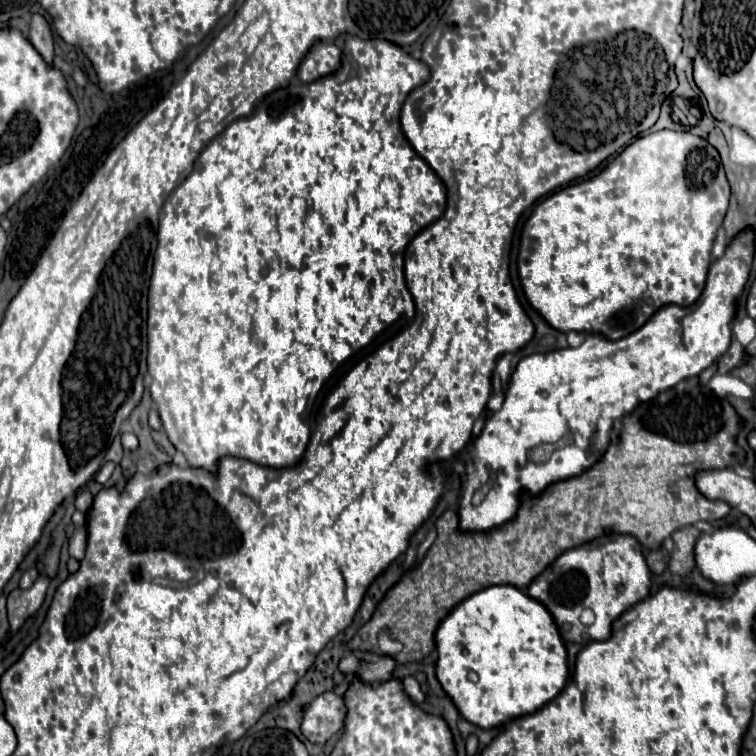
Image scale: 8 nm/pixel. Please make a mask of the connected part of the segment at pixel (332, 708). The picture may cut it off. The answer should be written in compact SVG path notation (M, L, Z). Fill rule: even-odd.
M334 692L320 694L306 710L302 720L302 732L310 742L326 744L330 736L334 736L346 718L344 698Z

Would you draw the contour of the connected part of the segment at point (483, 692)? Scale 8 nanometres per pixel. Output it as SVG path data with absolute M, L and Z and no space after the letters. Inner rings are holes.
M496 584L462 600L462 604L458 604L458 608L452 608L446 620L440 622L434 640L438 650L438 682L452 698L460 714L480 728L496 728L510 722L512 718L524 716L526 712L536 712L554 696L558 696L568 680L566 648L560 640L550 612L546 612L542 604L510 584ZM468 670L476 670L478 682L472 682L468 678Z

